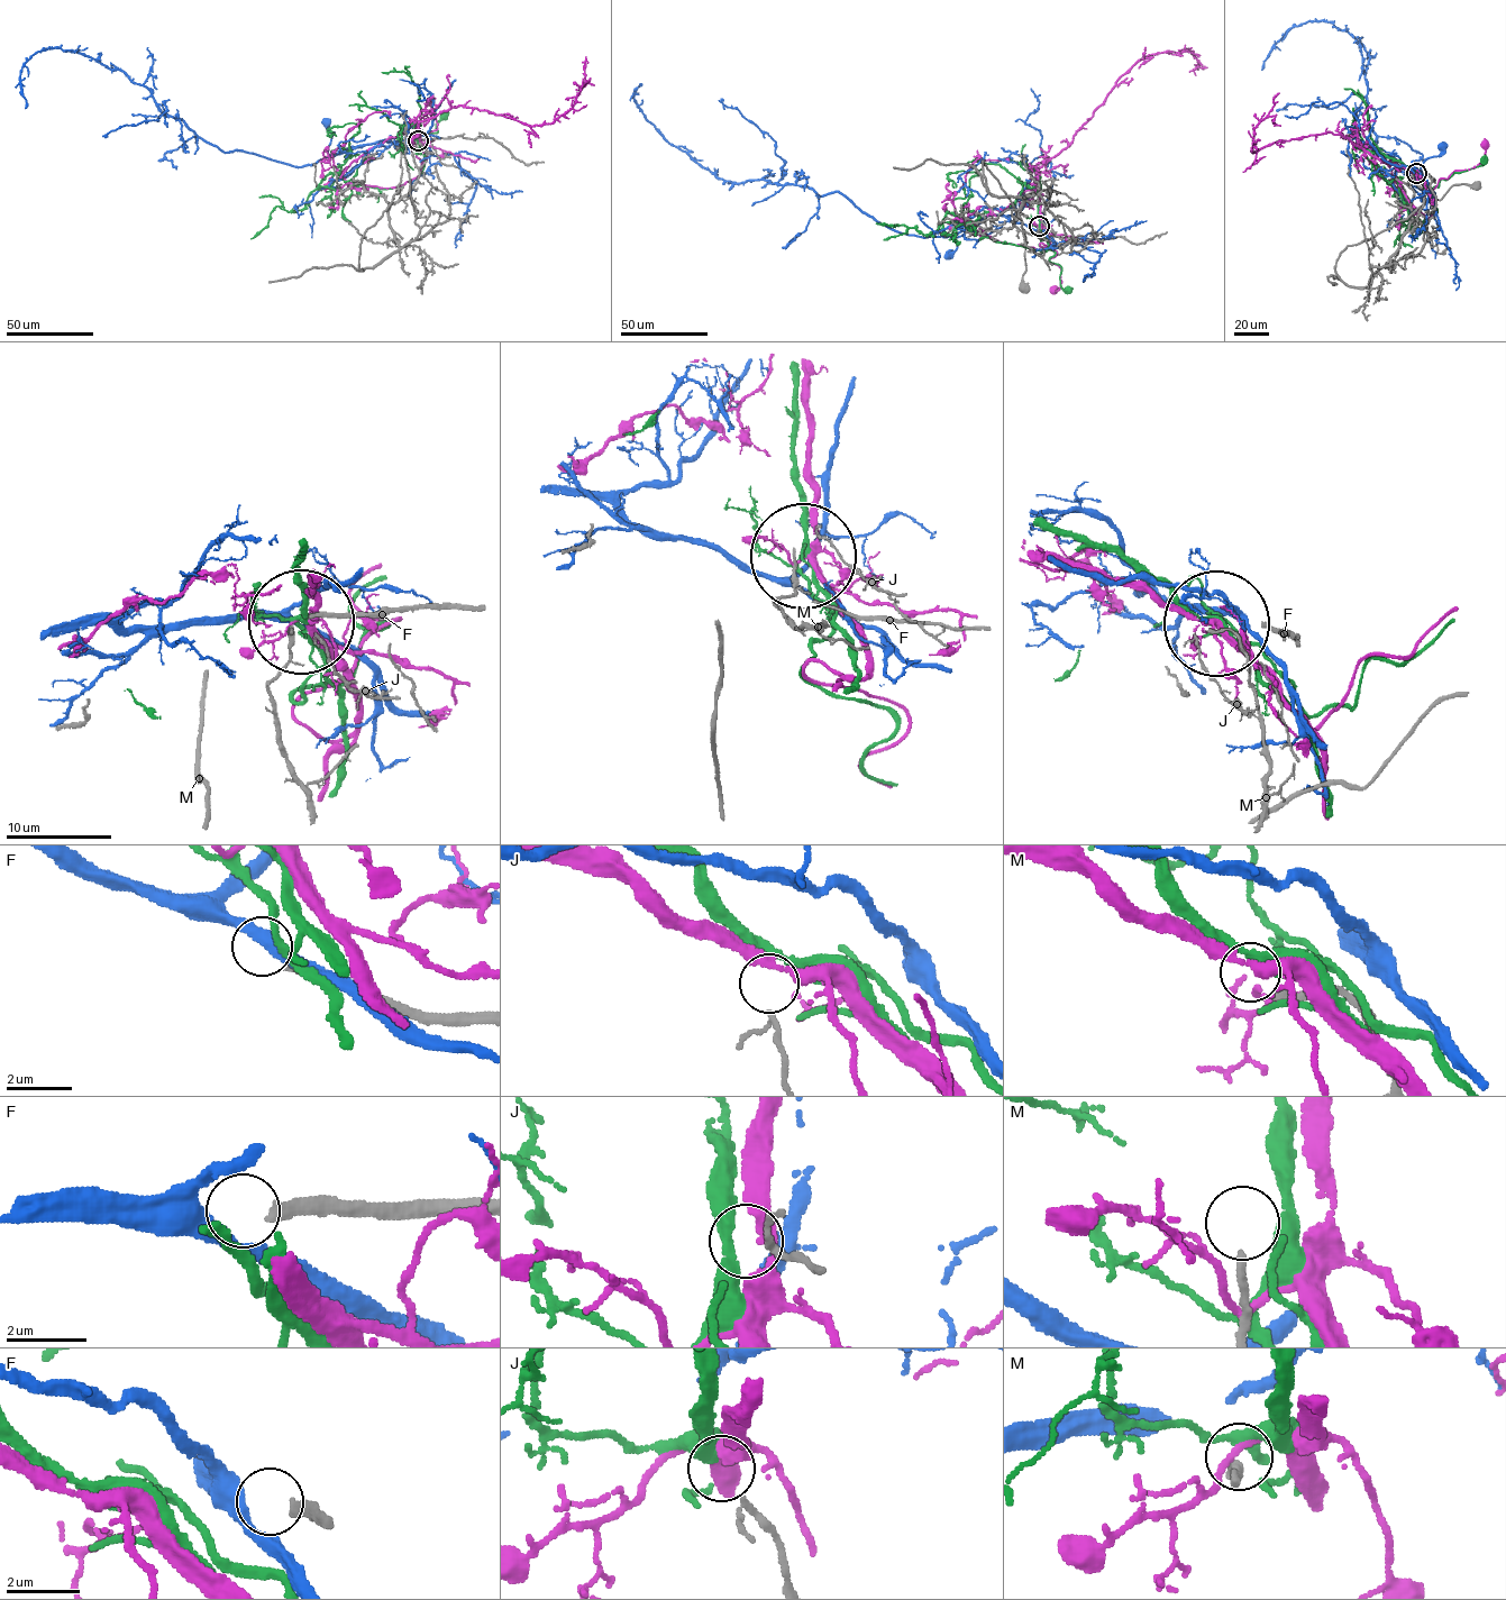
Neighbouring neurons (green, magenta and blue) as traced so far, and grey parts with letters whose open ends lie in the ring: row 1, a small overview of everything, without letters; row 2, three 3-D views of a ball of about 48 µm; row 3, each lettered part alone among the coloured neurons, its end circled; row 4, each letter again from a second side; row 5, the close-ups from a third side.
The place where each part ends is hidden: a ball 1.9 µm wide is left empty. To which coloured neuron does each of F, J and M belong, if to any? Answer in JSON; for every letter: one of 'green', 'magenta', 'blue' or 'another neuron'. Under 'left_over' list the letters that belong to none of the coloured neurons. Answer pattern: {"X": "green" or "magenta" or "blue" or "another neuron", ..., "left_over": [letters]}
{"F": "another neuron", "J": "another neuron", "M": "another neuron", "left_over": ["F", "J", "M"]}

